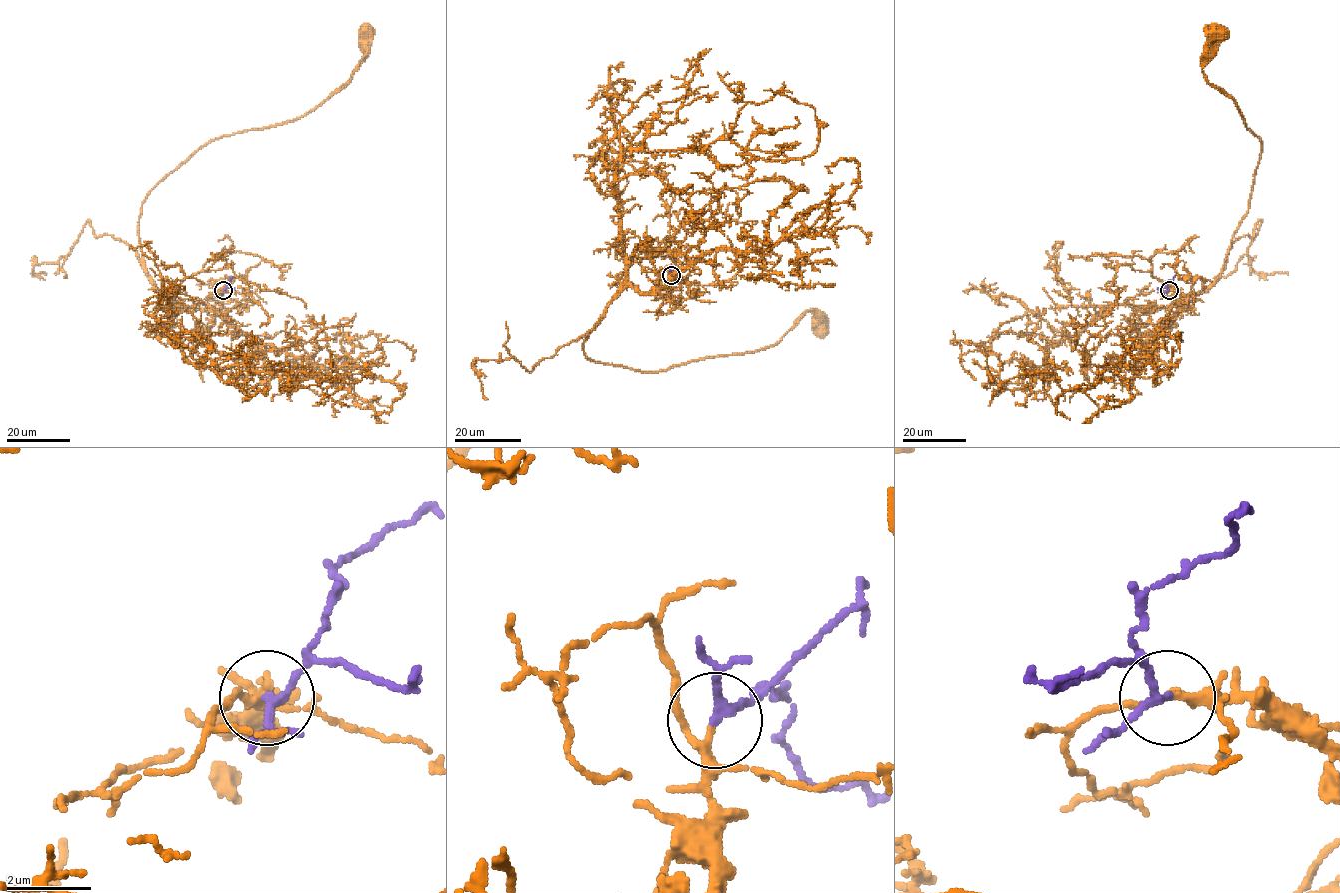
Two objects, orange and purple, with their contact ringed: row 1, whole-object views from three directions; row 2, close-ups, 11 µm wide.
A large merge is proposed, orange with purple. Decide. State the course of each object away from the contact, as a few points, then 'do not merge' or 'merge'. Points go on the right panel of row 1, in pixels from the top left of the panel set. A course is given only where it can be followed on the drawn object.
course orange (1169, 289), (1189, 301), (1185, 309), (1179, 302), (1220, 274), (1261, 152), (1236, 103), (1205, 77), (1217, 31); course purple (1169, 289), (1167, 281), (1173, 276); merge

